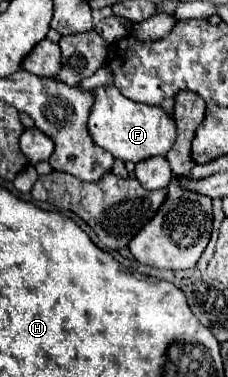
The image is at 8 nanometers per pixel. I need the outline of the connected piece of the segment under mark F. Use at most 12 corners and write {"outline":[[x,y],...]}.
{"outline":[[111,86],[93,90],[87,130],[123,162],[165,156],[175,120]]}

